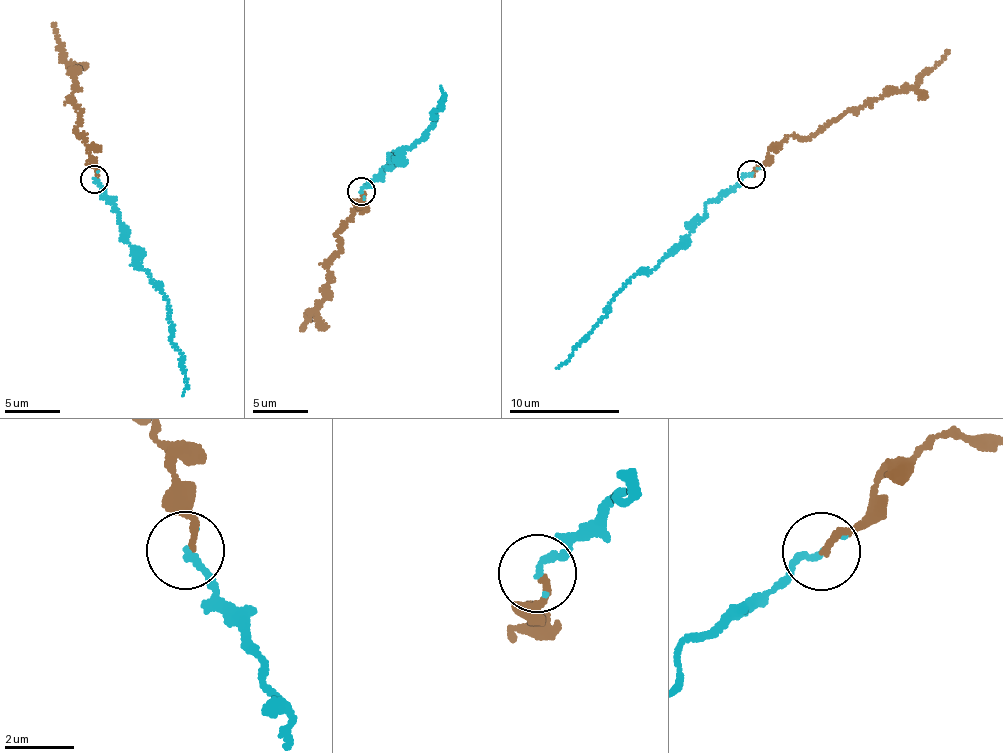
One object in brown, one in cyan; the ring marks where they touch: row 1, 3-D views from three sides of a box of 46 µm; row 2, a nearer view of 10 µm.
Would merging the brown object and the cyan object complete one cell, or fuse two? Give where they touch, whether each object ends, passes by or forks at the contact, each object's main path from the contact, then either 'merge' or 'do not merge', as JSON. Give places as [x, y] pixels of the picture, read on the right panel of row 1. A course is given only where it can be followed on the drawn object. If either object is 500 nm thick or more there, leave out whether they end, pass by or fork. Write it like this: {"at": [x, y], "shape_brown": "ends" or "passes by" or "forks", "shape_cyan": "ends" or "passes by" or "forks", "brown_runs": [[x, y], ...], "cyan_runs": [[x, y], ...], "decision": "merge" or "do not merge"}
{"at": [751, 174], "shape_brown": "ends", "shape_cyan": "ends", "brown_runs": [[751, 173], [767, 153], [791, 135], [811, 137], [847, 112], [894, 93], [905, 92], [949, 50]], "cyan_runs": [[751, 173], [705, 205], [703, 220], [666, 257], [623, 286], [604, 316], [572, 355], [556, 368]], "decision": "merge"}

